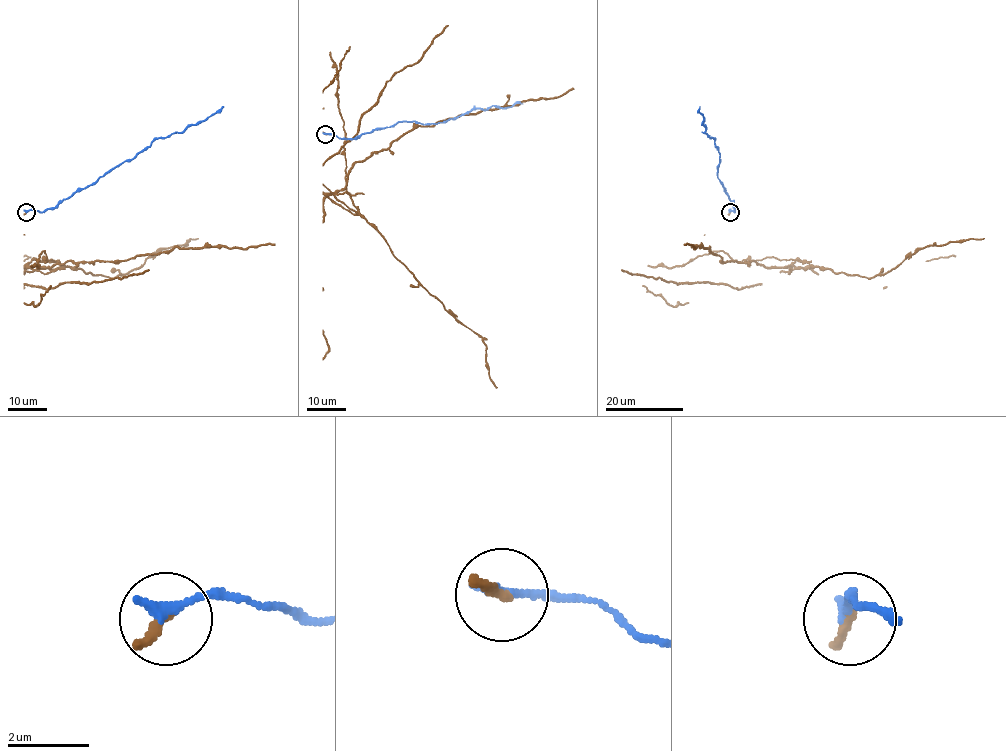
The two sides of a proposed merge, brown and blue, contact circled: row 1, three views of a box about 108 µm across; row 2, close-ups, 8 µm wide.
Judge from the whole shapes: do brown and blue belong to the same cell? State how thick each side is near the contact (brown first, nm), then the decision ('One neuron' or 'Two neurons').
Thickness 240 nm (brown) against 320 nm. Two neurons

